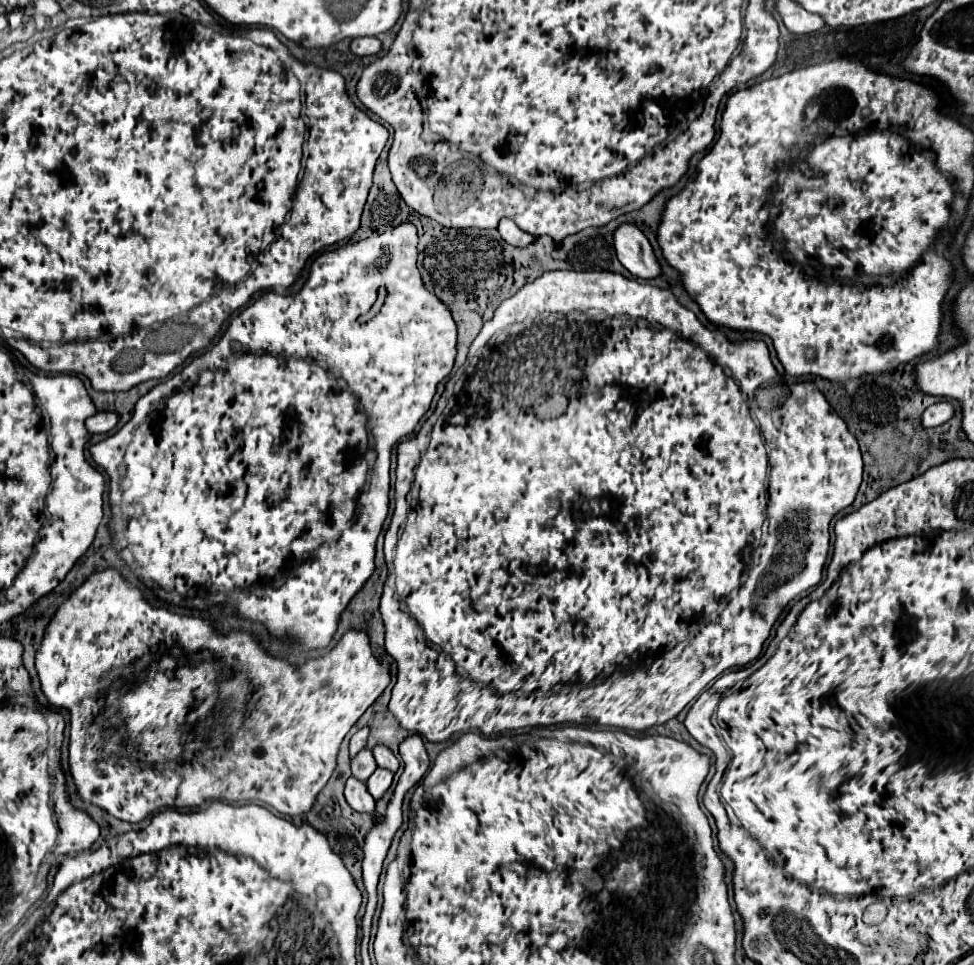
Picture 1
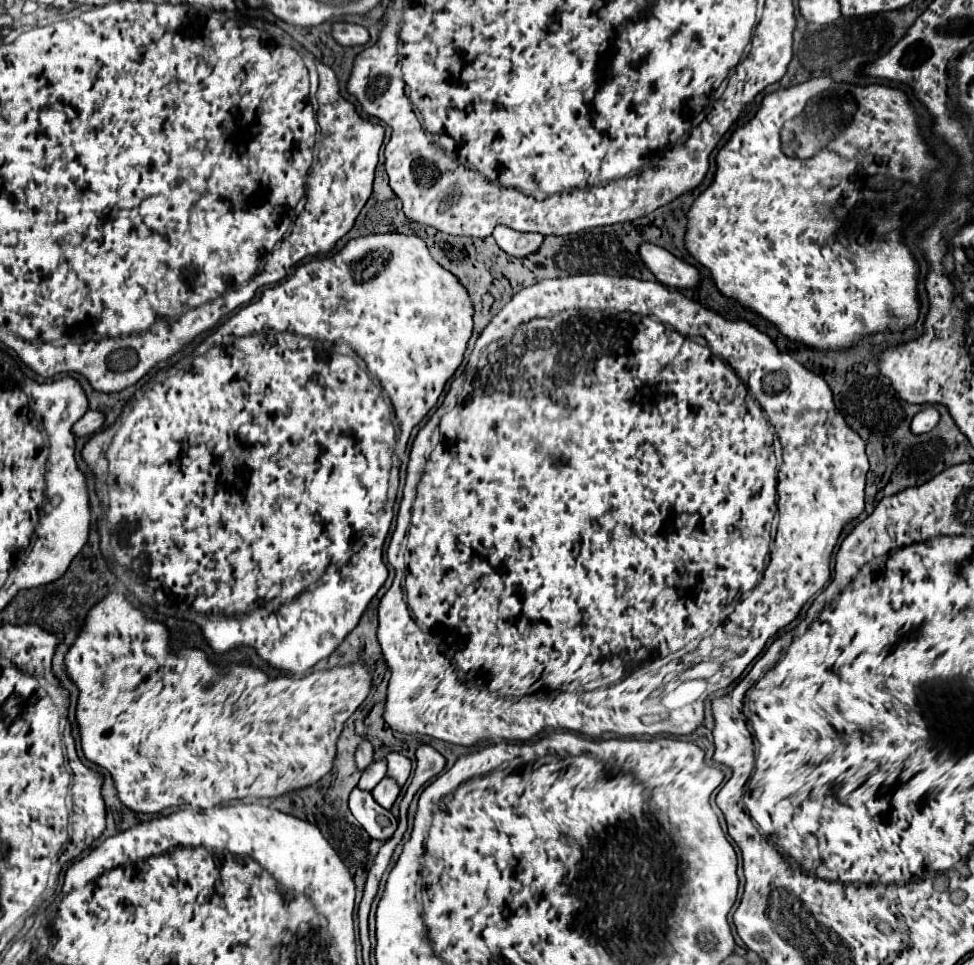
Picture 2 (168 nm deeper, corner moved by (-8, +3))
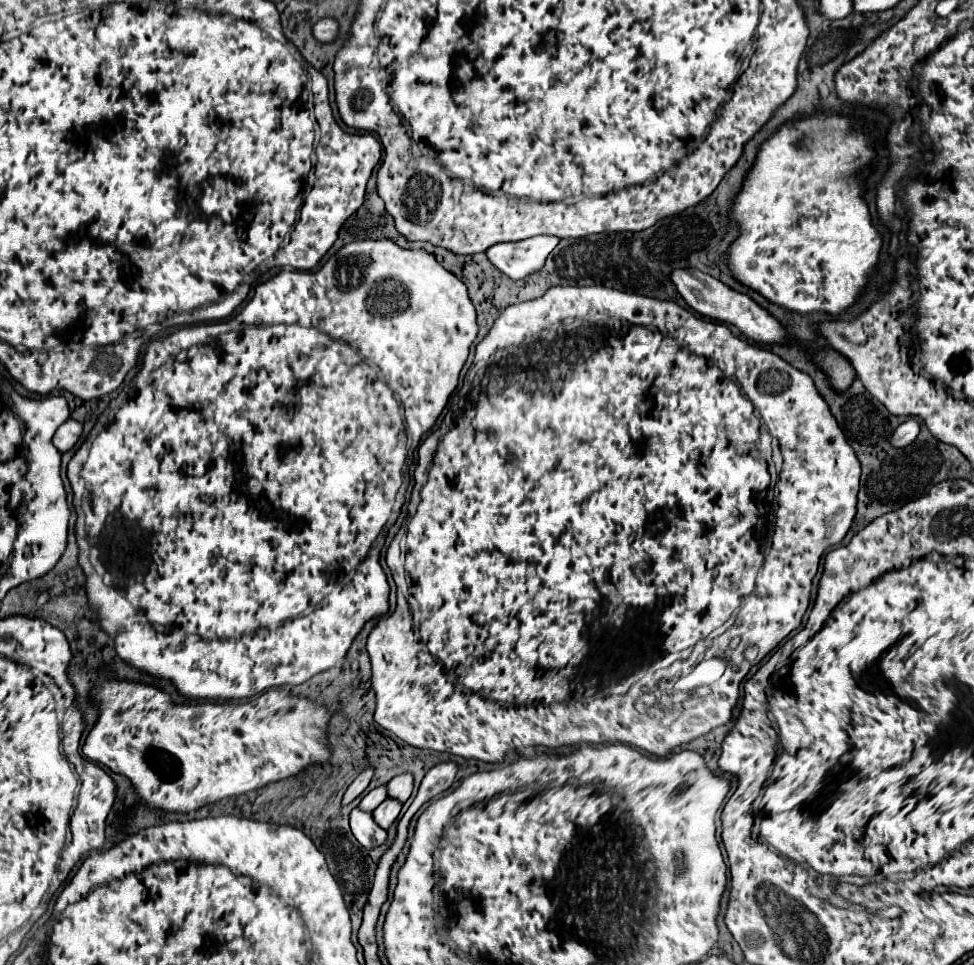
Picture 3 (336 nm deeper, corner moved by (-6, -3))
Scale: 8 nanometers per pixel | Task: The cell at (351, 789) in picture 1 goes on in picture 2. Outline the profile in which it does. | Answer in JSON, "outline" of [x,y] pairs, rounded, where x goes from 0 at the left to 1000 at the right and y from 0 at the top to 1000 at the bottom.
{"outline":[[[364,817],[358,825],[358,839],[375,858],[375,862],[385,870],[399,870],[408,858],[406,846],[391,837],[381,823],[375,823],[369,817]]]}

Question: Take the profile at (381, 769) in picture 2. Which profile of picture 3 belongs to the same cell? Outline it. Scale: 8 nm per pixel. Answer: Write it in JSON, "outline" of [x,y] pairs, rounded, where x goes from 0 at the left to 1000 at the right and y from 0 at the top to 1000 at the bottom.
{"outline":[[[387,815],[387,817],[383,817],[383,819],[379,819],[373,827],[371,827],[371,831],[369,831],[369,837],[373,837],[375,841],[383,841],[393,829],[397,827],[397,821],[395,821],[395,815]]]}

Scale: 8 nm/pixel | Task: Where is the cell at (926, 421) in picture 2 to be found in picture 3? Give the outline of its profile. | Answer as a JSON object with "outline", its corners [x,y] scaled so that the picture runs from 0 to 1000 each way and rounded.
{"outline":[[[933,433],[933,435],[929,435],[929,437],[917,448],[915,460],[917,460],[919,464],[933,462],[933,460],[941,454],[941,450],[944,450],[944,437],[937,435],[937,433]]]}

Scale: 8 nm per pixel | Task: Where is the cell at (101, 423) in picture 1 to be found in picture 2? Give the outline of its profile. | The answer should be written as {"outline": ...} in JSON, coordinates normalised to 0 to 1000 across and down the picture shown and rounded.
{"outline":[[[89,425],[73,444],[77,452],[91,452],[98,450],[106,441],[106,429],[100,425]]]}

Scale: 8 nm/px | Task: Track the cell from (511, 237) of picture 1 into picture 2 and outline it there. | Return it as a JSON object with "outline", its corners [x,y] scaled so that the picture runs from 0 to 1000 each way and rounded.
{"outline":[[[510,234],[506,238],[506,247],[516,261],[521,261],[523,265],[529,265],[529,267],[539,267],[539,265],[547,263],[547,259],[553,259],[553,255],[557,253],[555,242],[531,240],[531,238],[523,238],[518,234],[514,234],[514,236]]]}

